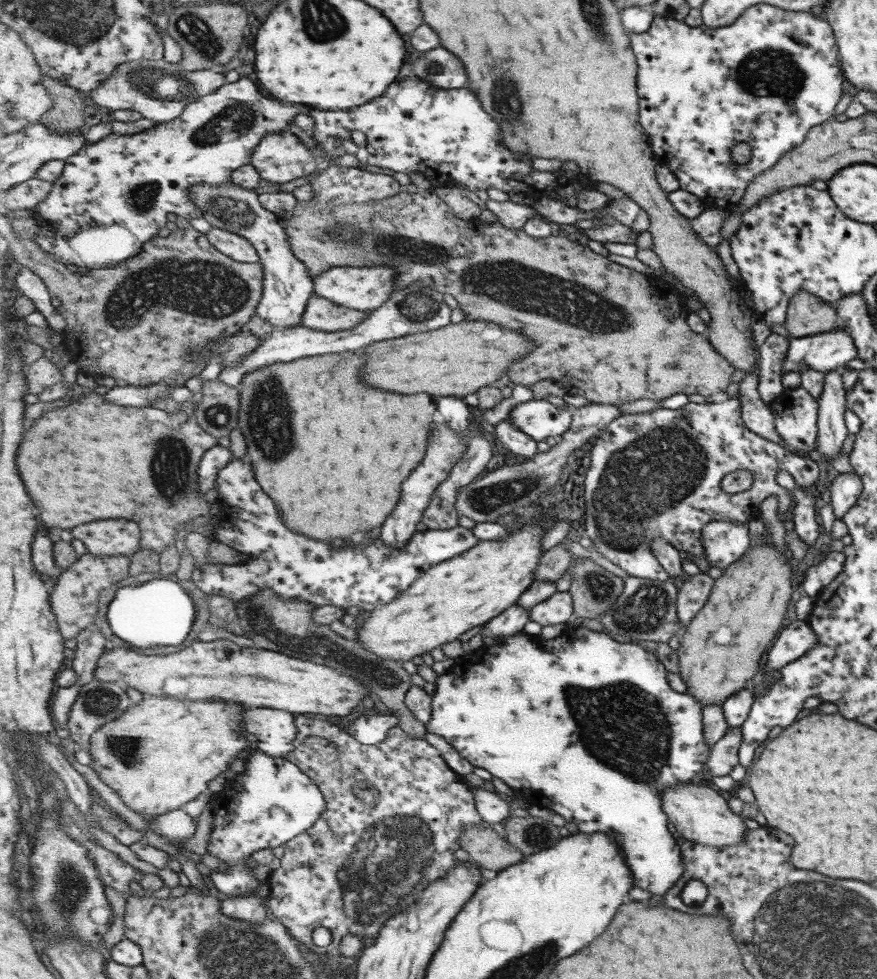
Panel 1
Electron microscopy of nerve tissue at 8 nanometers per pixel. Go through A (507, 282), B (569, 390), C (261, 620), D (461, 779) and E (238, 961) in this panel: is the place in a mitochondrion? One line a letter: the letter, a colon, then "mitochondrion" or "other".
A: mitochondrion
B: other
C: mitochondrion
D: other
E: mitochondrion

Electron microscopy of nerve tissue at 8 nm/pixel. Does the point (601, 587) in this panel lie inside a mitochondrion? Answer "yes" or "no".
yes

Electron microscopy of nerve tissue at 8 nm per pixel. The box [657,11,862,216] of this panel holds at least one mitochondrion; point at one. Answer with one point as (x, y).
(766, 72)

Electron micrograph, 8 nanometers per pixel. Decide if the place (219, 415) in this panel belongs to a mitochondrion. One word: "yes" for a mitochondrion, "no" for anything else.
yes

